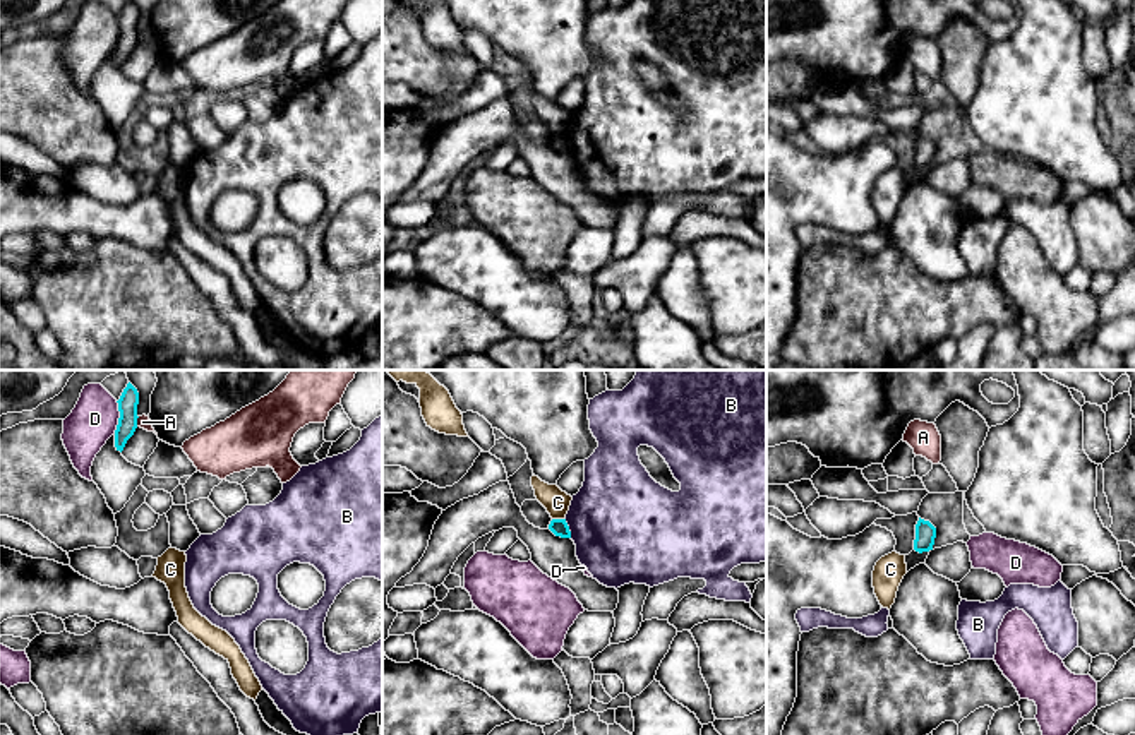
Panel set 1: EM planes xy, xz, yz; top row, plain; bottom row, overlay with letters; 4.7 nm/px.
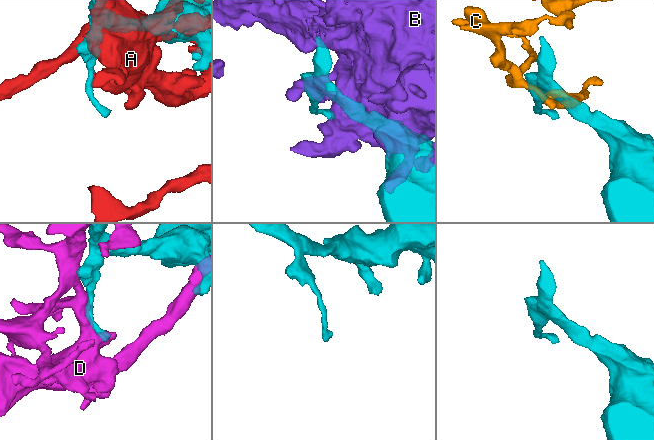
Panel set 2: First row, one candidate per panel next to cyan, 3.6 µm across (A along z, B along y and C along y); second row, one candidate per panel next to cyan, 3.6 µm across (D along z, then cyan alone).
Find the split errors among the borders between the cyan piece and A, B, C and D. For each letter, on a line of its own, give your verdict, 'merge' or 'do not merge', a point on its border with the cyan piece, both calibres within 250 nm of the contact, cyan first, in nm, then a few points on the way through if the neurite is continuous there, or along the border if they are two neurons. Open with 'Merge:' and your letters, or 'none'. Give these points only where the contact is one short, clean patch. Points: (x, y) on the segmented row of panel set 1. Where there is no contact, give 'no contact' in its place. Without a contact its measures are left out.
Merge: none
A: do not merge; contact xy (136, 422); calibres 100 and 60 nm
B: do not merge; contact xz (568, 528); calibres 80 and 480 nm
C: do not merge; contact xz (558, 519); calibres 80 and 120 nm; border xz (552, 518), (563, 519)
D: do not merge; contact xy (120, 417); calibres 100 and 220 nm

